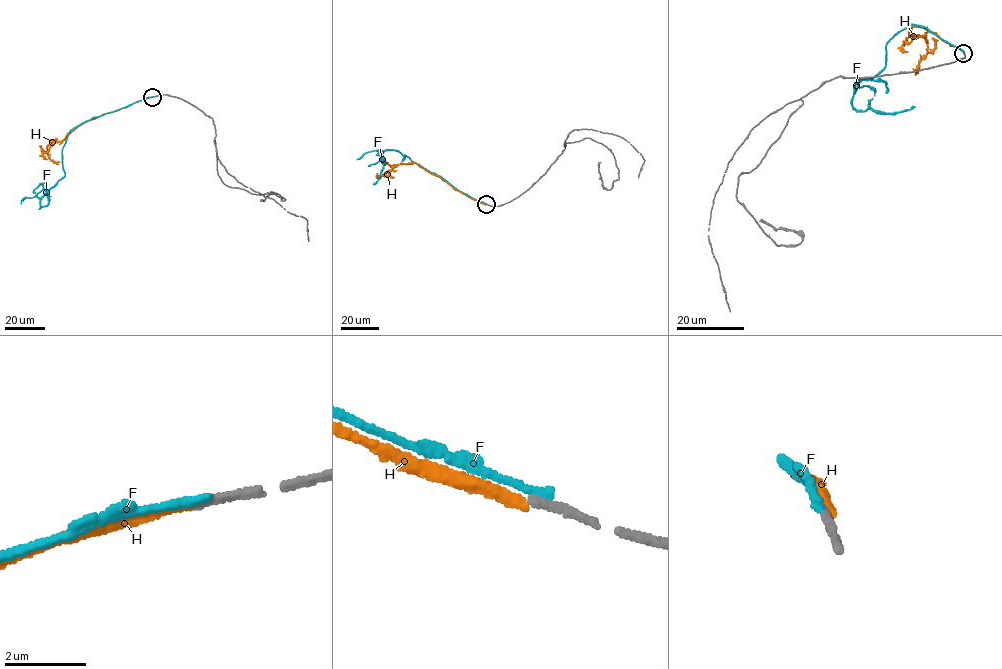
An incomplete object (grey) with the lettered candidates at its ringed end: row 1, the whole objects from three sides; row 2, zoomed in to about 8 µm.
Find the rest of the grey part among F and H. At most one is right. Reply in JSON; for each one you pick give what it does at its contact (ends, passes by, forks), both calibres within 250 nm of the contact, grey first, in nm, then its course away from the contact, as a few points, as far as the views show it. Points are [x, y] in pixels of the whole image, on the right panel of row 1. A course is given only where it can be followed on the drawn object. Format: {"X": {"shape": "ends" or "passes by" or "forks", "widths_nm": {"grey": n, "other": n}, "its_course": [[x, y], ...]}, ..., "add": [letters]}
{"add": []}

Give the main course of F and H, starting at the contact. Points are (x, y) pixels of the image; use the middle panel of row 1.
F: (486, 204), (409, 157), (402, 161), (404, 156), (393, 150), (378, 153), (384, 162), (373, 184)
H: (486, 204), (455, 190), (414, 163), (394, 166), (383, 176), (394, 177)

